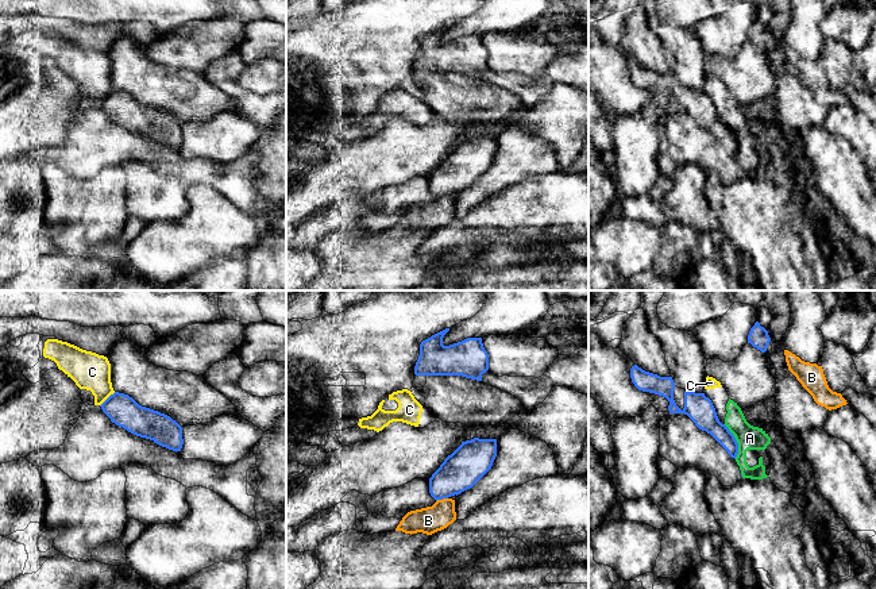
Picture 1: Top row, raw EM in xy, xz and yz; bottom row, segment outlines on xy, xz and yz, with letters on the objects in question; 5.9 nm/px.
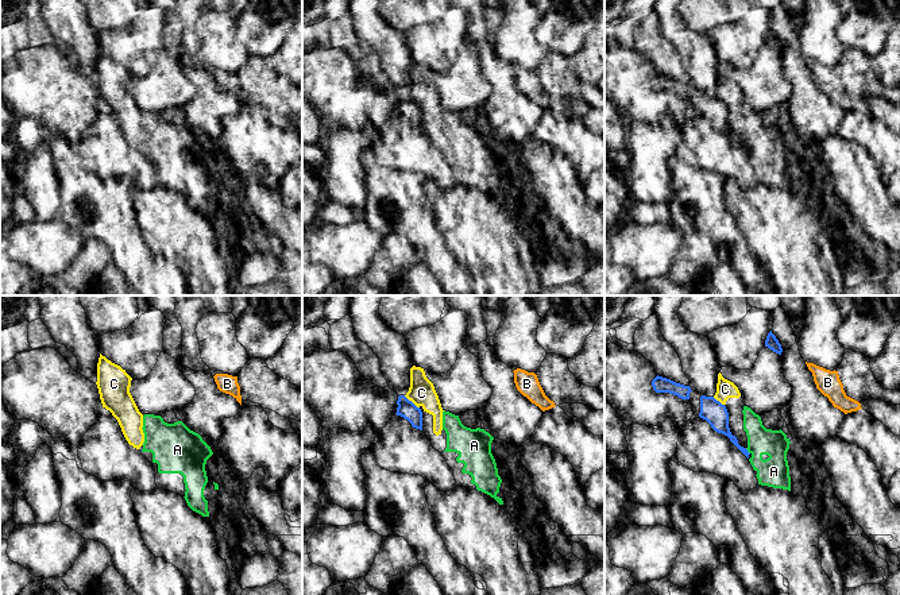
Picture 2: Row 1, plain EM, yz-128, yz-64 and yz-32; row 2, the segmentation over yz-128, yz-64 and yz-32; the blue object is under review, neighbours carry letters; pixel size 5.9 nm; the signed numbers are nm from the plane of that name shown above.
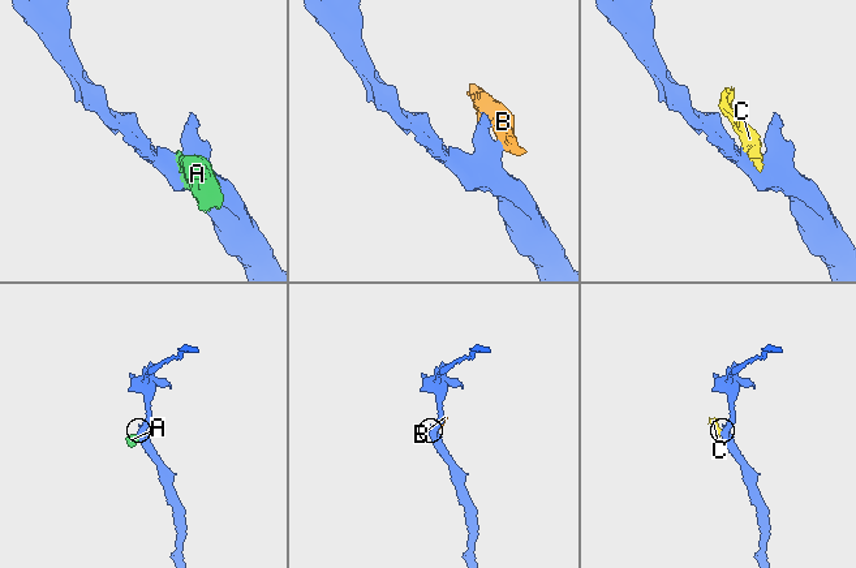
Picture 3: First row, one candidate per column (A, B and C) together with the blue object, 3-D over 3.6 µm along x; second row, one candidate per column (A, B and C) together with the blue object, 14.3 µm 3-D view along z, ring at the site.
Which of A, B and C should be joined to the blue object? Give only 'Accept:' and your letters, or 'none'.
Accept: none

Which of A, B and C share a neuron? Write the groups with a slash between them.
A C / B

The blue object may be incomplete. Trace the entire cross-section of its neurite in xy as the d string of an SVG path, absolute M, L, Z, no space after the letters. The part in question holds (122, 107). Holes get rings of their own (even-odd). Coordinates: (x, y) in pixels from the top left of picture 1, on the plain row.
M115 89L101 103L103 109L128 130L153 138L173 149L181 149L182 124L170 113L139 103L132 95Z

